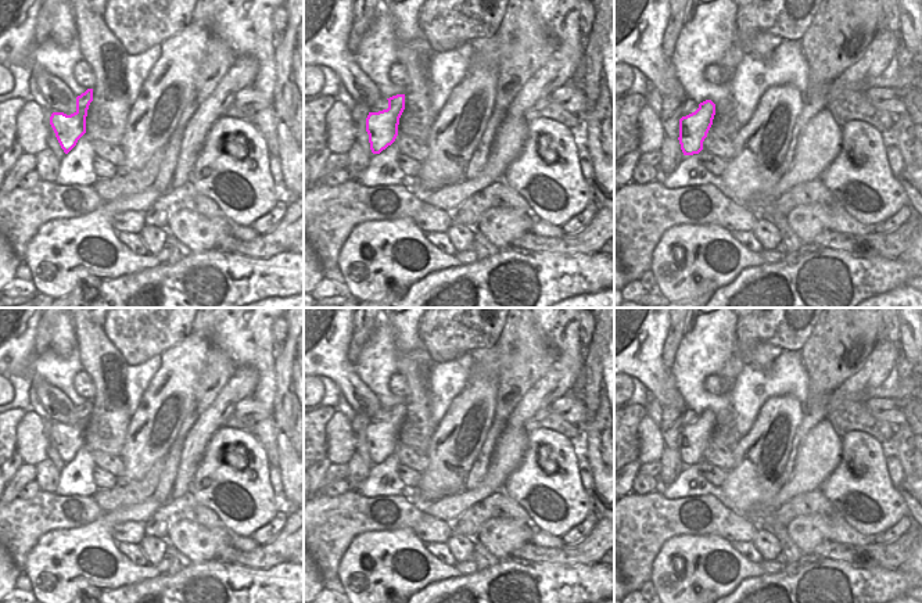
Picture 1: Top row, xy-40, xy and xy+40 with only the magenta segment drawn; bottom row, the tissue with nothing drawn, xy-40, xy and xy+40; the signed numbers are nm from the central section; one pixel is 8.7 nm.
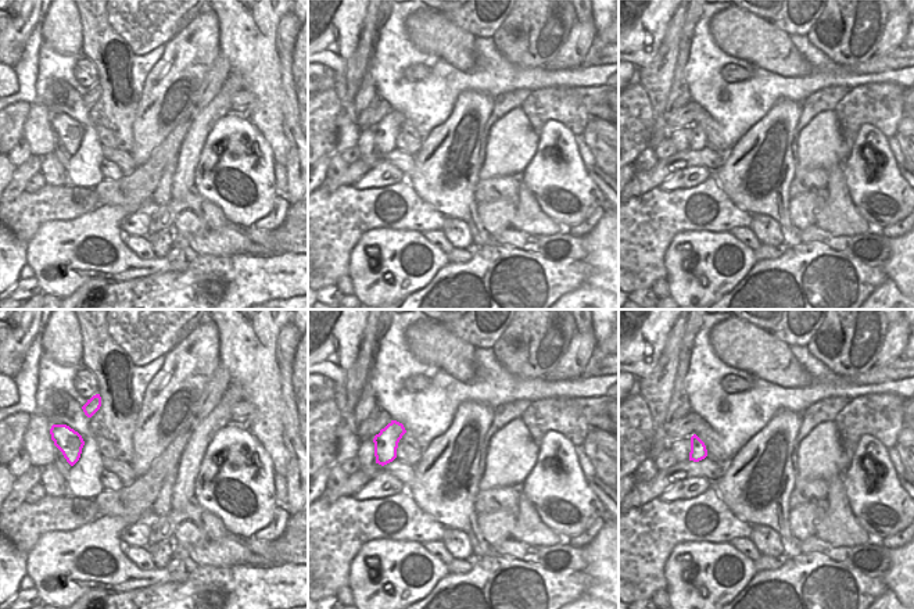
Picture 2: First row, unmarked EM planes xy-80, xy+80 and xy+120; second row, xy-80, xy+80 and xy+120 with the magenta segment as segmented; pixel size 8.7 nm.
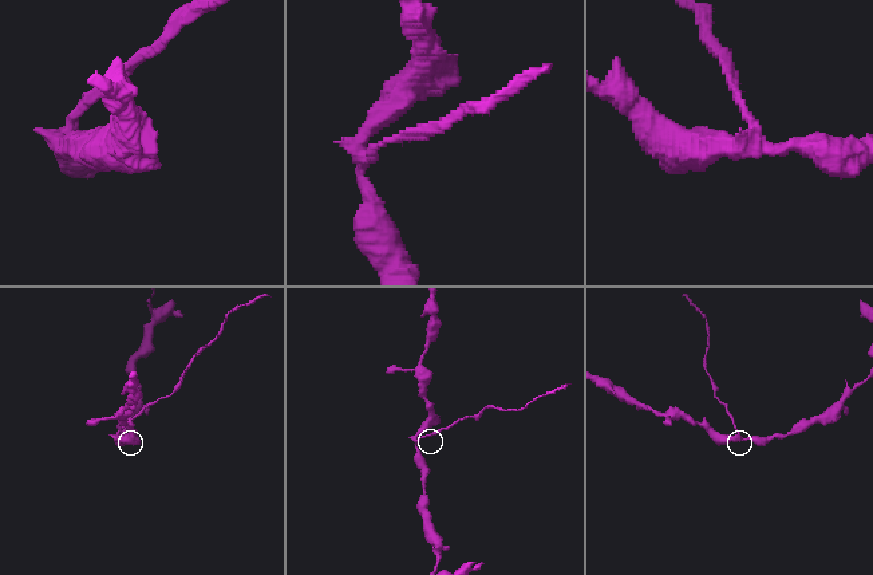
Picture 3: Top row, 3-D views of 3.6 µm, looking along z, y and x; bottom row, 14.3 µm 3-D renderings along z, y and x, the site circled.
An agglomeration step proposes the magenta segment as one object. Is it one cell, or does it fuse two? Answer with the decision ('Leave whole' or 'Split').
Leave whole.

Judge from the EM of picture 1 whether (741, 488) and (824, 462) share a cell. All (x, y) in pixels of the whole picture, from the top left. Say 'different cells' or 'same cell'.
different cells

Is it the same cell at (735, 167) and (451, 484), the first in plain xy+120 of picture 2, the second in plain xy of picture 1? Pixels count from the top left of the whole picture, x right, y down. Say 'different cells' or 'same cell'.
same cell

